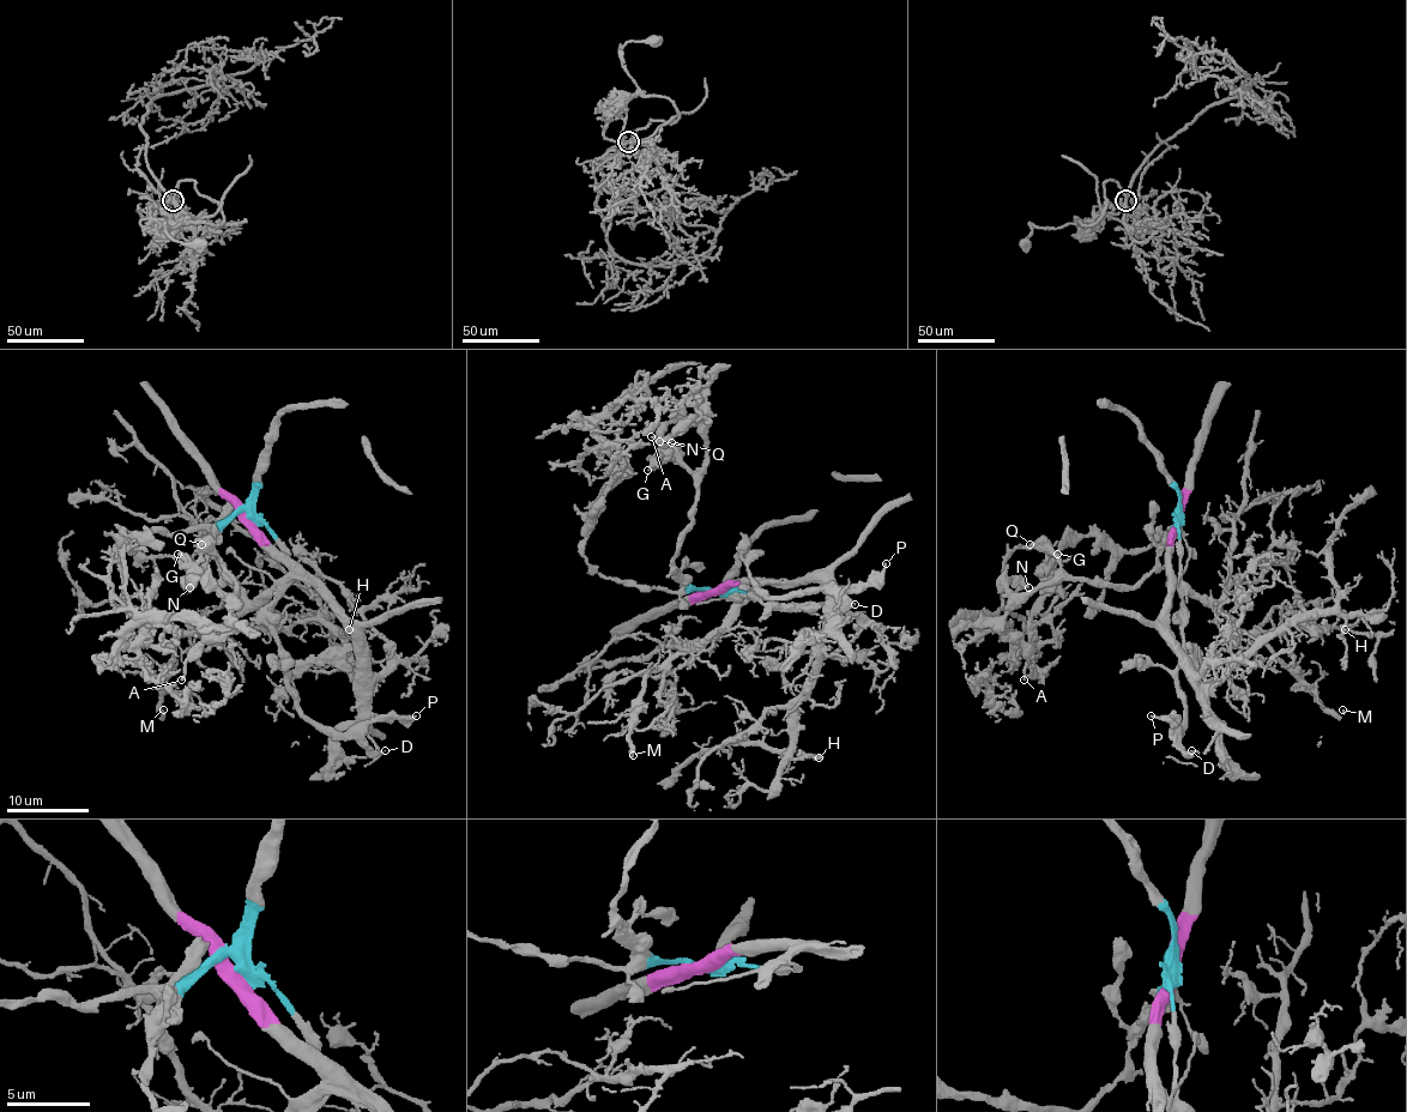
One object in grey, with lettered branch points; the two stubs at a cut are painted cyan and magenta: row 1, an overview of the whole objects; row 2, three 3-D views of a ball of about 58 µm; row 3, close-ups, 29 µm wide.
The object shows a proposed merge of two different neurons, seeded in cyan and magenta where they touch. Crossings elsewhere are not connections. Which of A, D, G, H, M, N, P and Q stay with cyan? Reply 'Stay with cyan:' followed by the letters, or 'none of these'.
Stay with cyan: A, D, G, N, P, Q

